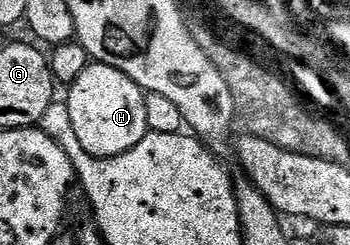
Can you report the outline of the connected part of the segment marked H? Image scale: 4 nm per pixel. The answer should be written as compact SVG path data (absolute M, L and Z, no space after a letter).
M78 41L51 47L49 62L56 84L75 83L67 95L65 109L69 113L69 121L73 121L73 133L77 133L77 141L81 141L81 149L85 149L93 157L101 157L102 159L117 157L121 153L133 149L133 145L137 145L137 141L145 138L148 133L145 121L145 101L143 100L145 92L125 73L104 63L94 62L90 53Z

